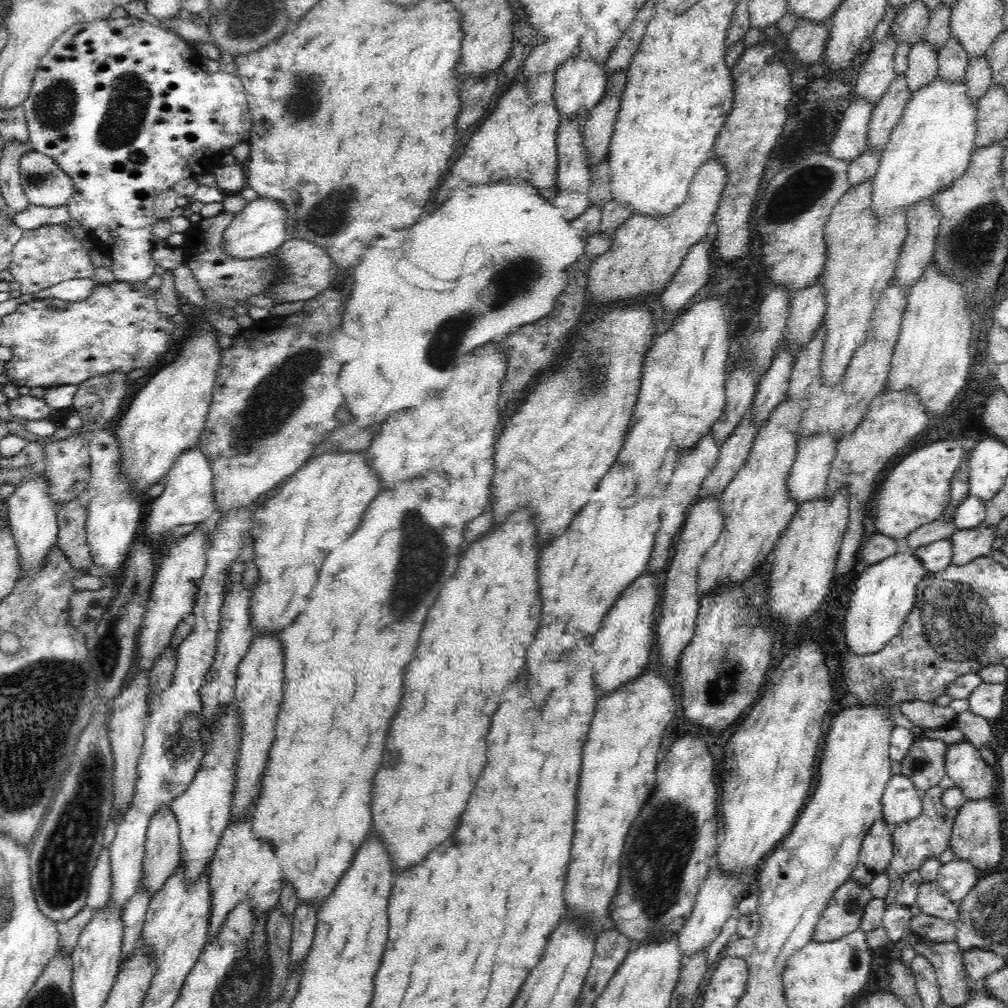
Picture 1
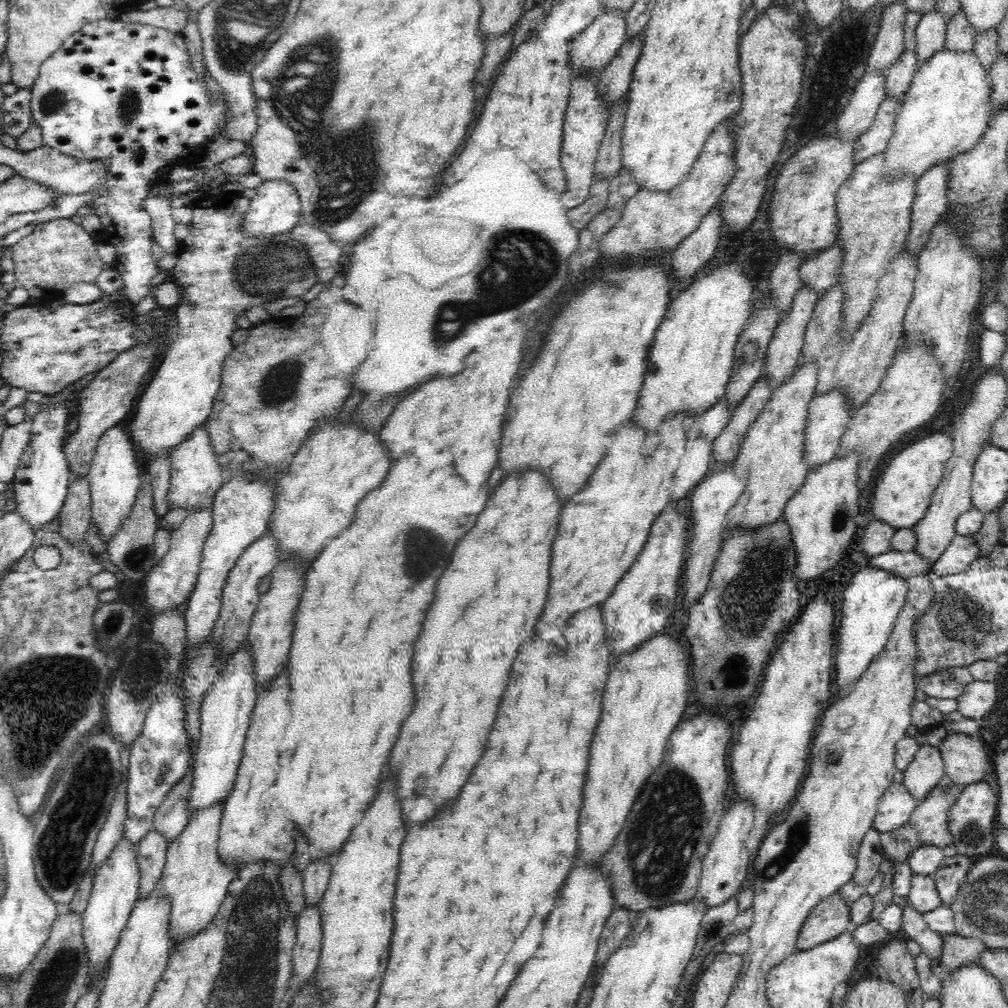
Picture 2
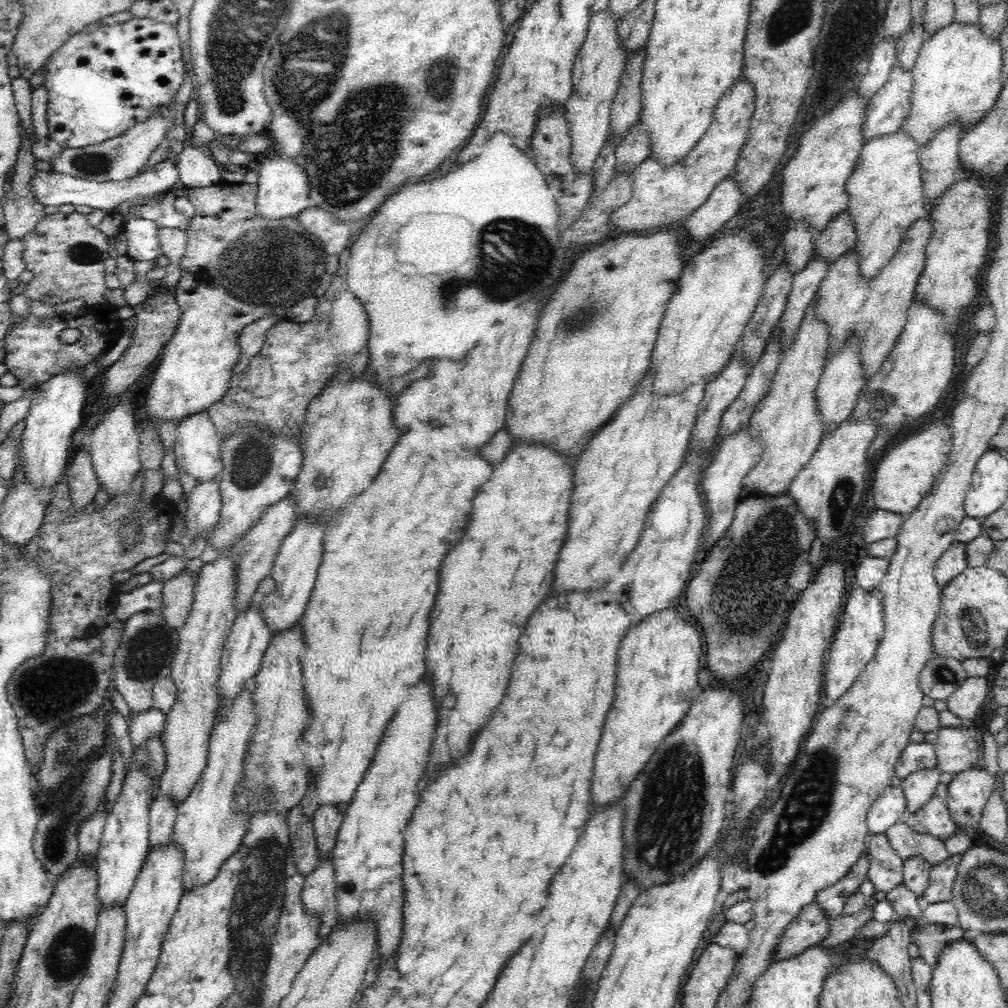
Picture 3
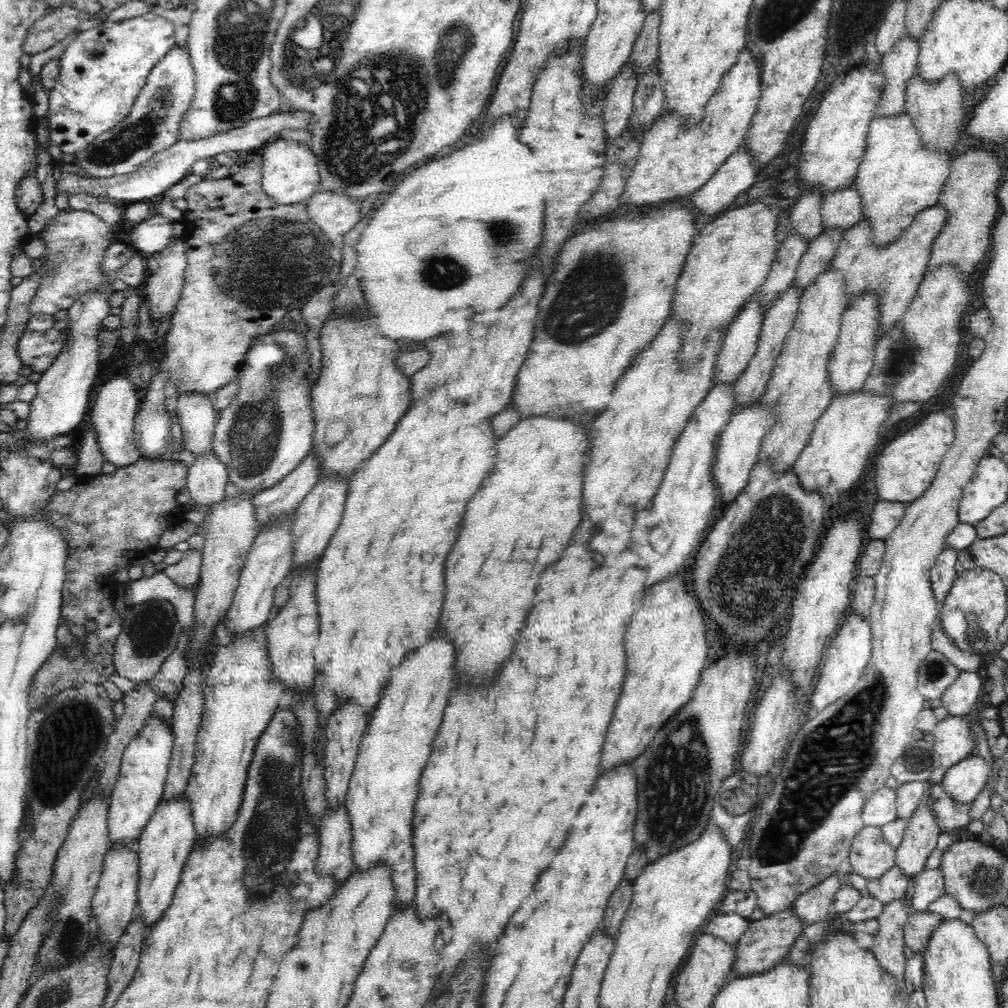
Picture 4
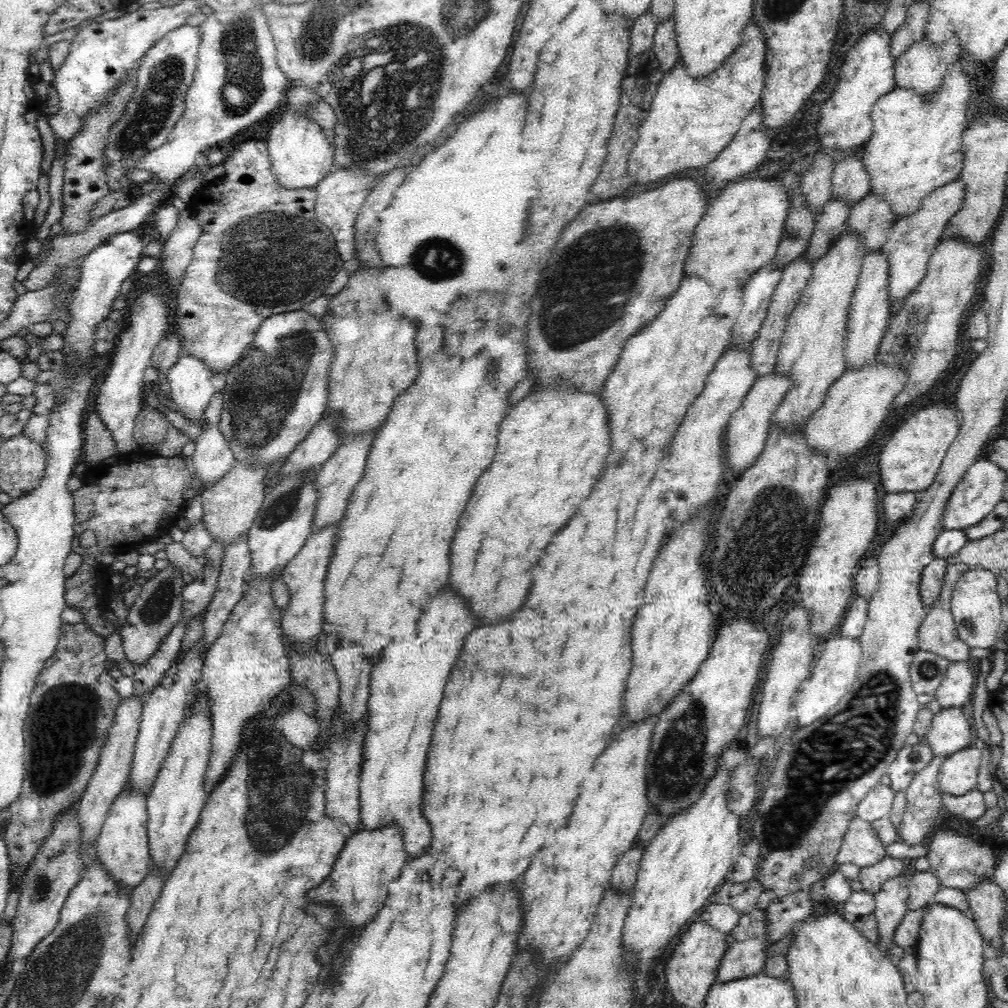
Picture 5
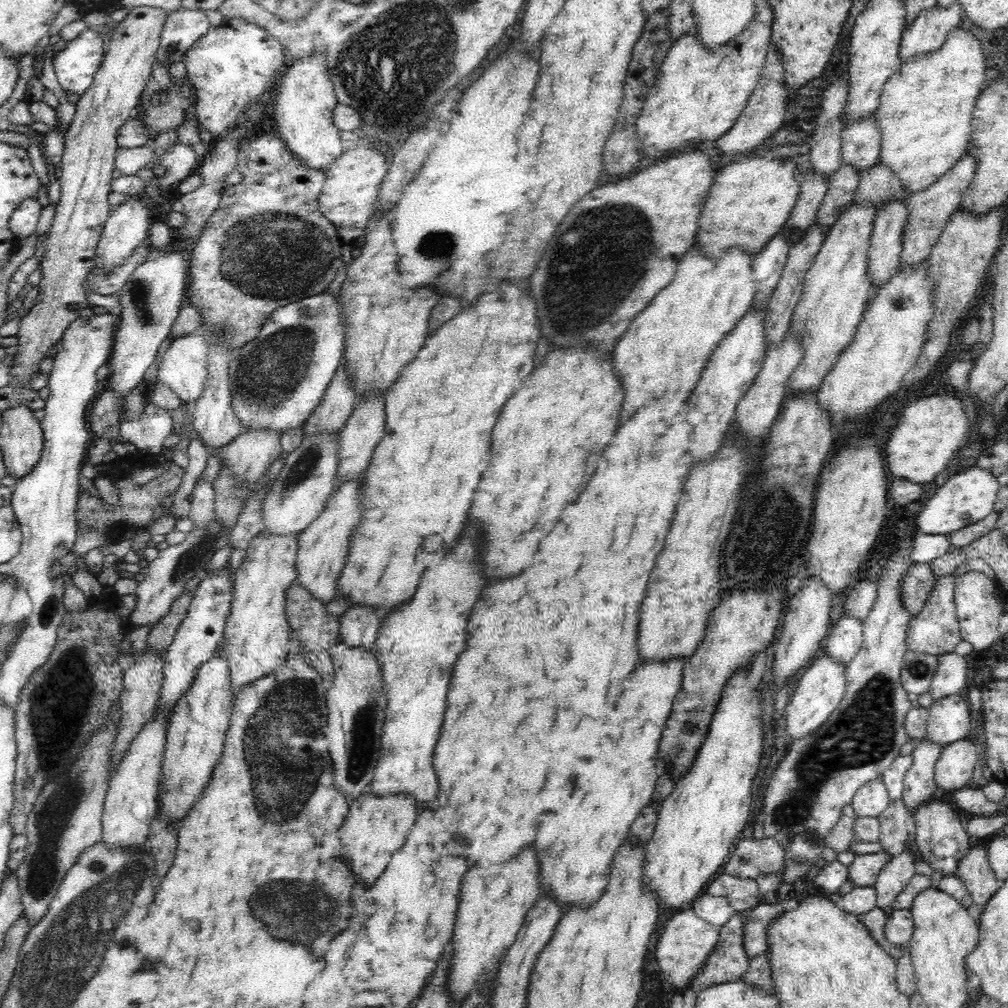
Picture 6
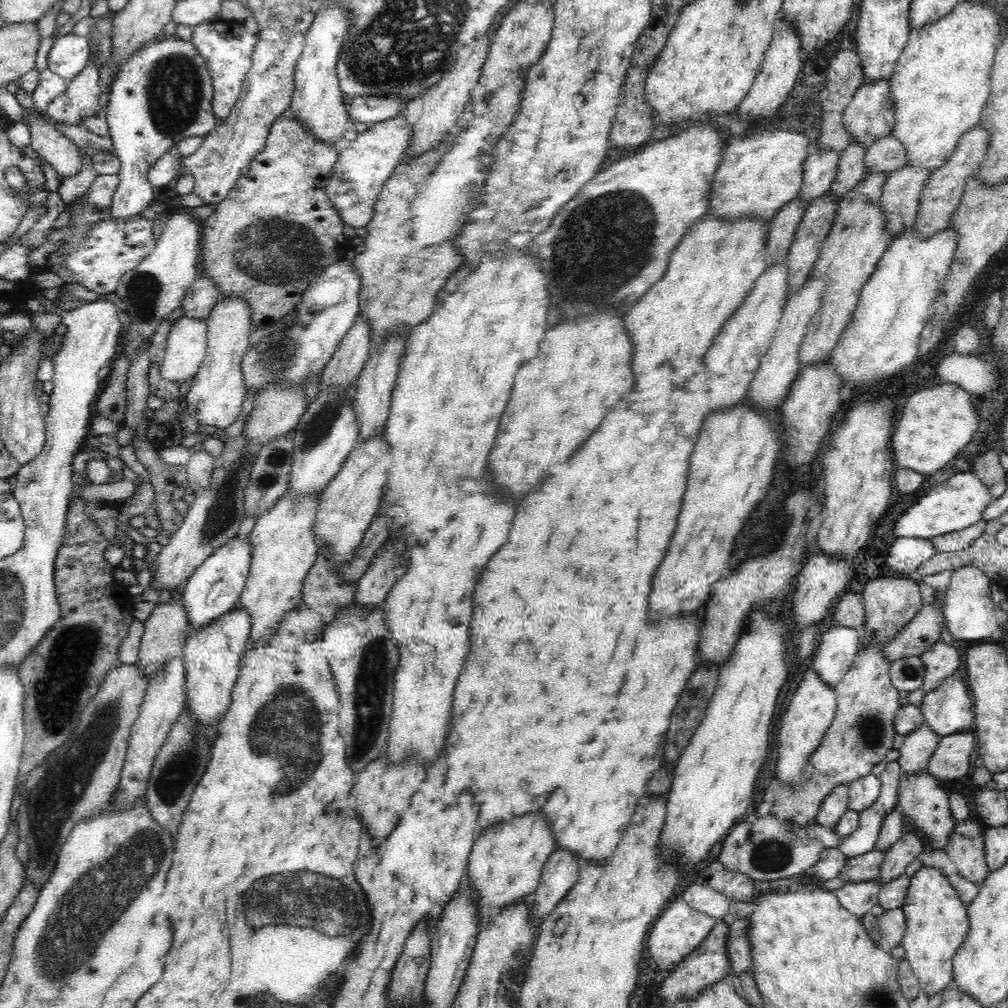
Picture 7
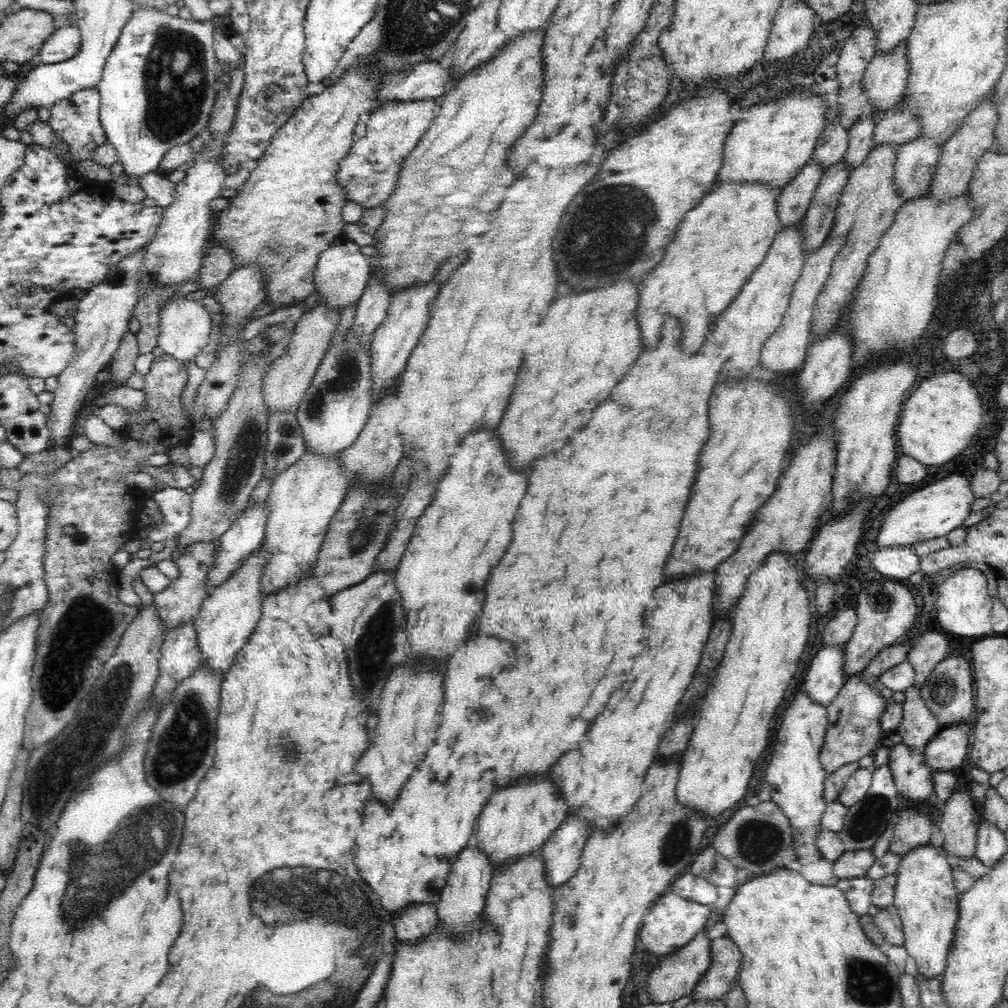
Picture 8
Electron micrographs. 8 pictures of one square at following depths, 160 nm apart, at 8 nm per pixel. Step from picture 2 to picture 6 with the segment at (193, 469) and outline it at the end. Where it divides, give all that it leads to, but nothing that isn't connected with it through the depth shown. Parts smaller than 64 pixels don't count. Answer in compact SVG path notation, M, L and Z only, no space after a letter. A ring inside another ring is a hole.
M192 331L190 334L175 338L163 356L158 368L157 381L168 385L181 401L189 406L203 393L207 383L206 365L208 362L208 341L202 332Z

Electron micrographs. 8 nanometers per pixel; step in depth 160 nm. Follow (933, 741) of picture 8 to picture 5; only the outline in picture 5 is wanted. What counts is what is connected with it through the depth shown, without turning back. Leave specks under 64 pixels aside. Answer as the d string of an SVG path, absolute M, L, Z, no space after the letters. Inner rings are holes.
M968 746L945 758L939 773L939 787L943 794L962 796L976 788L981 750Z

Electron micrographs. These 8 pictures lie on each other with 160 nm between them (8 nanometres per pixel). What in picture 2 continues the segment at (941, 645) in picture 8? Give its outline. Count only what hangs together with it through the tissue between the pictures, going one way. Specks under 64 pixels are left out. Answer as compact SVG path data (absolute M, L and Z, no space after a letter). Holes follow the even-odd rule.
M972 681L956 699L958 713L966 718L984 718L996 702L997 685L994 682Z

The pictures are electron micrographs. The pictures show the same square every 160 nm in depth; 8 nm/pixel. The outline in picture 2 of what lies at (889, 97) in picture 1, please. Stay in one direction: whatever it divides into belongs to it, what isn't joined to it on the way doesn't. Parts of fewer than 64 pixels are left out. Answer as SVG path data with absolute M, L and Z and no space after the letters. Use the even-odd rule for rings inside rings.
M905 50L887 70L886 95L904 97L919 65L916 51Z

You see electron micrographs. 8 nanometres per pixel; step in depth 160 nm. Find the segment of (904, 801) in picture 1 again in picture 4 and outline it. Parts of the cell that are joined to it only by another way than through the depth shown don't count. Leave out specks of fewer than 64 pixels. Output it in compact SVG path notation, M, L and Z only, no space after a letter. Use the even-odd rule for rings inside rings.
M884 786L879 788L869 799L861 812L862 820L866 826L886 826L889 822L896 820L897 794L892 788Z

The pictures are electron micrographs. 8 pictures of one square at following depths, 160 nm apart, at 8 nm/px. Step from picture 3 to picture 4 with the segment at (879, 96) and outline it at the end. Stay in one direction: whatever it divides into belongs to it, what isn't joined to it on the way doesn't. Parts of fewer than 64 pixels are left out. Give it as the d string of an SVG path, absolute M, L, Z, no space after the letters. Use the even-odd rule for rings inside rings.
M906 32L882 57L880 67L884 69L884 90L874 110L874 117L893 117L907 112L906 83L916 73L918 54L919 42Z

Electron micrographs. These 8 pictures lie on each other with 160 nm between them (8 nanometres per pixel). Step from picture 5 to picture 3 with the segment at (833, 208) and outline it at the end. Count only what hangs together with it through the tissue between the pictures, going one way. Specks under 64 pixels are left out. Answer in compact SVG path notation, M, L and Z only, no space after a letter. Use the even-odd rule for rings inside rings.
M811 257L804 270L793 276L792 286L788 296L780 325L780 345L782 353L792 344L794 334L800 328L805 310L817 299L817 292L828 270L828 262L824 257Z

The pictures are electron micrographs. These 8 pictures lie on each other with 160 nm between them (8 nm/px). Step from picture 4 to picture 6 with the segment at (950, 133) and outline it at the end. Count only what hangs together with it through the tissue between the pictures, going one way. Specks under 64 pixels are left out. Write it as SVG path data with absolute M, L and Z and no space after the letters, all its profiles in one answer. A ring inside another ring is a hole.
M954 4L946 9L932 5L918 13L910 27L903 32L900 45L900 64L911 61L924 53L934 53L942 49L943 42L951 30L960 25L960 5Z

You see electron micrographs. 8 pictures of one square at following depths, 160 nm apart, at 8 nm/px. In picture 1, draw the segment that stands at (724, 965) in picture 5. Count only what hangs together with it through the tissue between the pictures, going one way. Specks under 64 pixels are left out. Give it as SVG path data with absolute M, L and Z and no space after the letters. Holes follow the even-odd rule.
M849 879L839 886L816 923L812 940L830 942L859 929L865 906L874 897L868 884Z

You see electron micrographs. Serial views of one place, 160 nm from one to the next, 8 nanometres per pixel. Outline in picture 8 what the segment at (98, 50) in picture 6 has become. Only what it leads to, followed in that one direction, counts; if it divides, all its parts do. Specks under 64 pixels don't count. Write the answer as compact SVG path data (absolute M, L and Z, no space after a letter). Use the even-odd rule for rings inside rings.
M61 24L43 42L38 51L42 63L57 63L72 58L81 47L81 29L78 25Z

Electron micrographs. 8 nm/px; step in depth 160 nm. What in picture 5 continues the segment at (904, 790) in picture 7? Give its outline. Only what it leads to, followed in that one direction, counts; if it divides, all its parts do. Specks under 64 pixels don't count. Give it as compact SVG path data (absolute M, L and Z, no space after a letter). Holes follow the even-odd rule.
M945 820L938 826L927 840L928 849L925 854L930 863L929 871L935 874L941 886L967 892L984 879L993 879L998 858L988 845L980 844L968 836L963 836L950 829Z

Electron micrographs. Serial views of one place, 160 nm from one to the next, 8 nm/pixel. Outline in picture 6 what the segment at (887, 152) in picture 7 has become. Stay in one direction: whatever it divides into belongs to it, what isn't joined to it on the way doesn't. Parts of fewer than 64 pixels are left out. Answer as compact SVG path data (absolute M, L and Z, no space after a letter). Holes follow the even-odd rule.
M879 159L876 166L872 166L866 174L859 179L859 186L854 194L854 203L858 206L876 207L877 210L884 201L896 198L896 178L893 170L881 164Z

